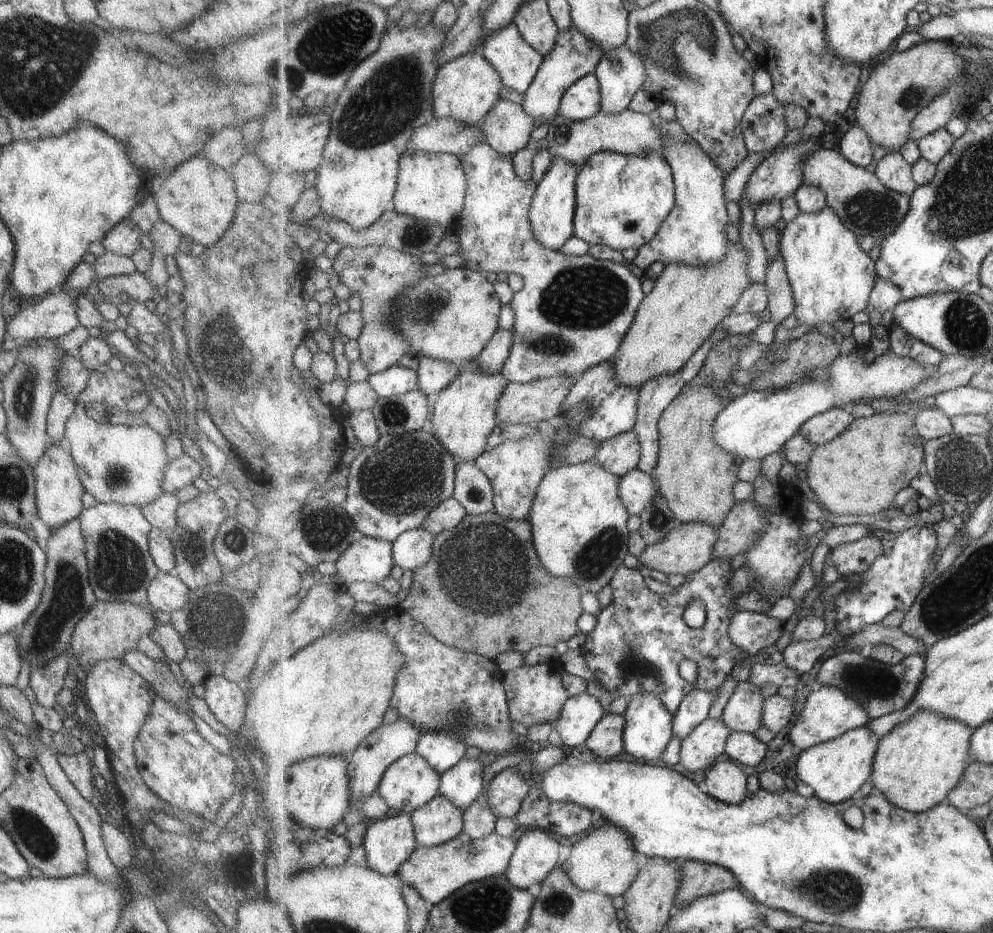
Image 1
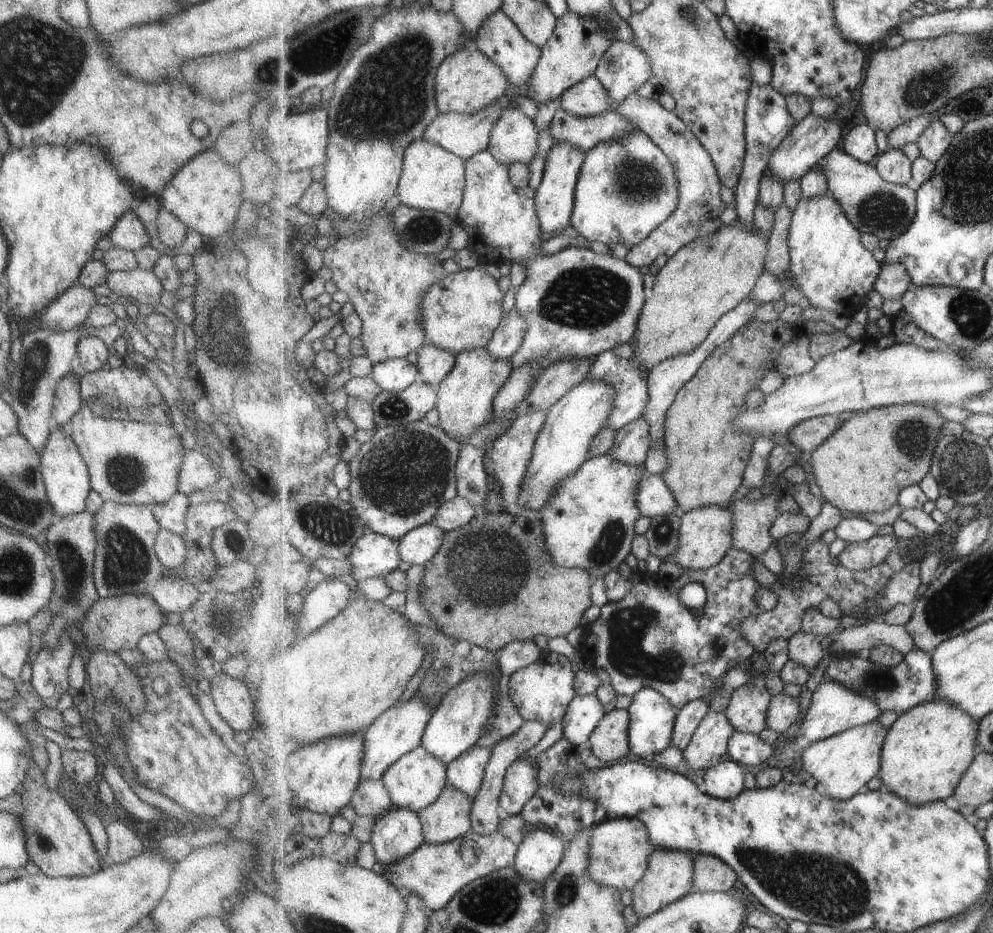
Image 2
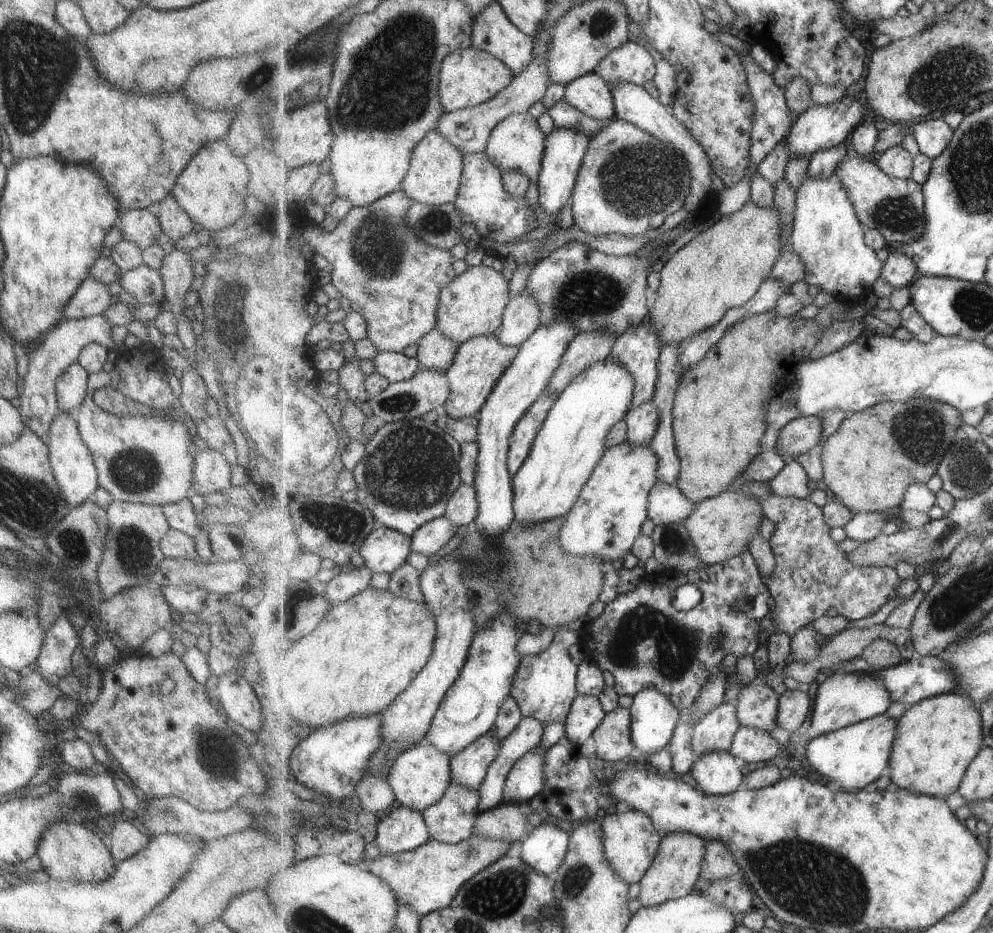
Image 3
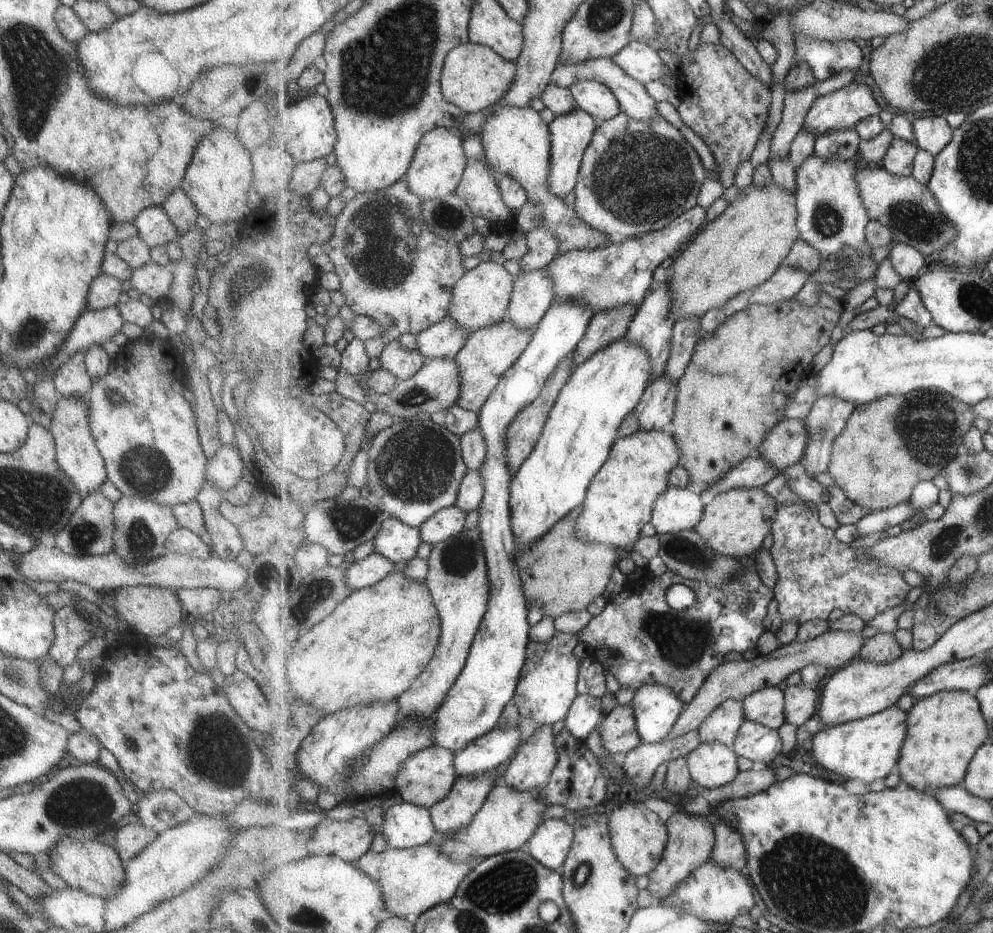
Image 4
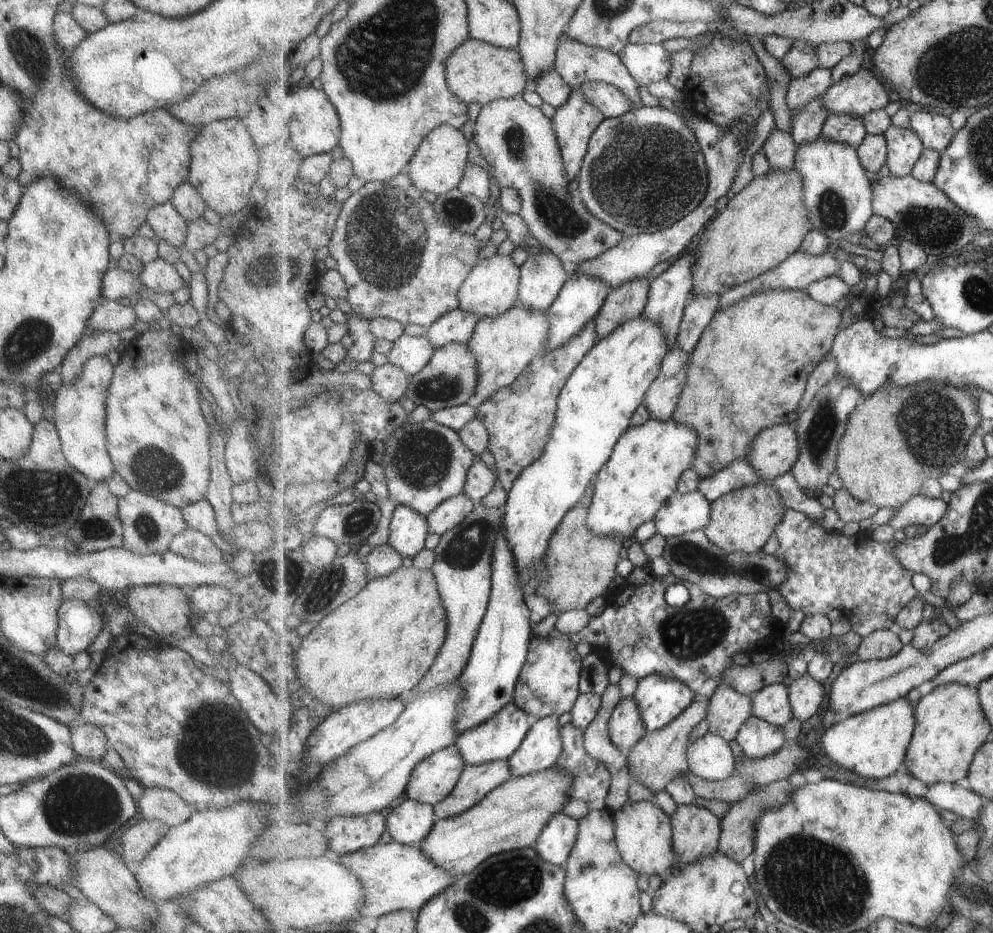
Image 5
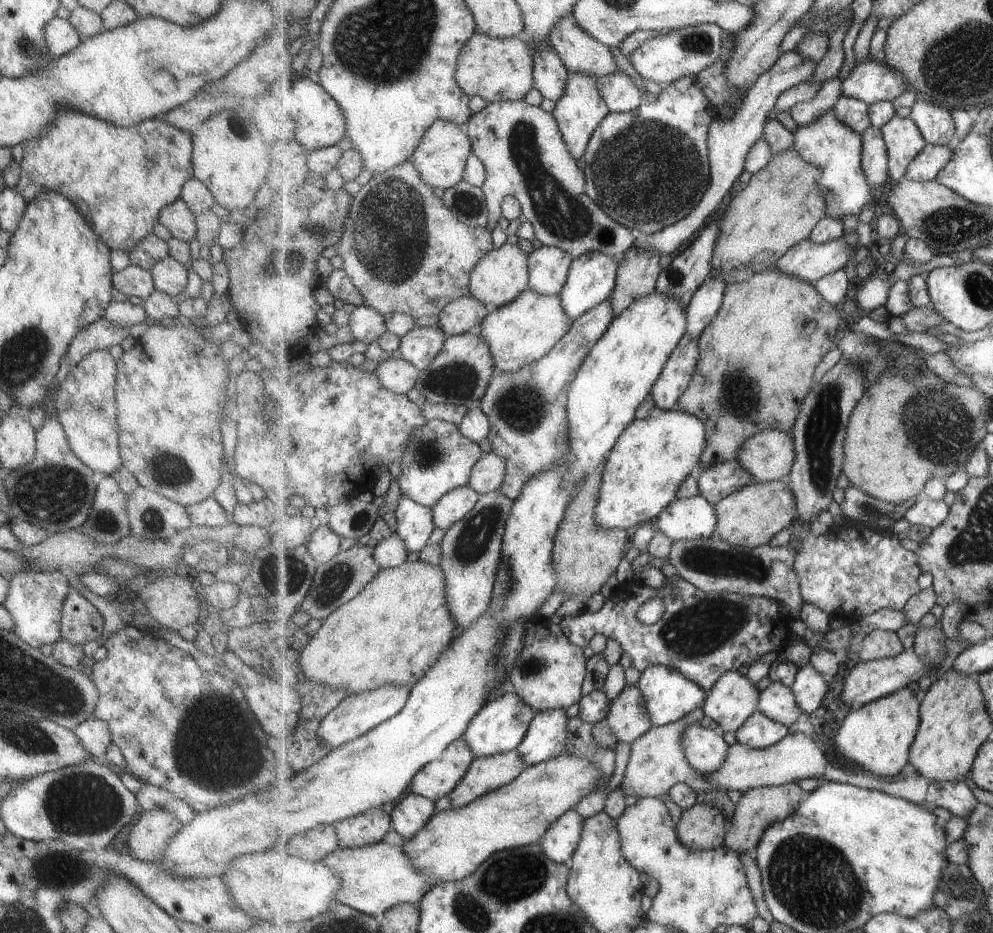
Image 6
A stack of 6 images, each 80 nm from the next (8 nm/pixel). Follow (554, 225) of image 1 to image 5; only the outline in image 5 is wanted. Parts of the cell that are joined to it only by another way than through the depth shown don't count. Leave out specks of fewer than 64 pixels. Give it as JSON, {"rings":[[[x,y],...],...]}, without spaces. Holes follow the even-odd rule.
{"rings":[[[579,86],[573,88],[569,100],[552,116],[570,181],[582,169],[590,138],[606,118],[601,109],[588,101]]]}

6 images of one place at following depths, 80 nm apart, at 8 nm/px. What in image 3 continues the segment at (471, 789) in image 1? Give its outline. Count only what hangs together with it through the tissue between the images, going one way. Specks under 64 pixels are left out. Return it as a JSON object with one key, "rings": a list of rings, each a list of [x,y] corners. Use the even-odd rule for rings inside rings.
{"rings":[[[491,733],[478,738],[450,760],[452,777],[459,784],[480,789],[491,764],[499,756],[501,741]]]}

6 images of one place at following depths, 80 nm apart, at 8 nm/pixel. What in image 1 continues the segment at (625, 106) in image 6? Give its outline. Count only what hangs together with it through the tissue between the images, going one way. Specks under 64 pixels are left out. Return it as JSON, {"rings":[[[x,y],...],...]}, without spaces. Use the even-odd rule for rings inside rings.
{"rings":[[[588,74],[570,86],[563,95],[558,114],[570,121],[584,121],[602,110],[598,75]]]}

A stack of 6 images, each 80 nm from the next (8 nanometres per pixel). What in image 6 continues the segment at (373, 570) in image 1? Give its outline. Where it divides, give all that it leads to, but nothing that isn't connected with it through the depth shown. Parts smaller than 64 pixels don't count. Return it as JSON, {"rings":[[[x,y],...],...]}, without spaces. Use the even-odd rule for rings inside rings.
{"rings":[[[402,495],[392,517],[397,518],[397,533],[410,552],[423,550],[429,545],[429,536],[438,526],[434,521],[434,509],[407,495]]]}

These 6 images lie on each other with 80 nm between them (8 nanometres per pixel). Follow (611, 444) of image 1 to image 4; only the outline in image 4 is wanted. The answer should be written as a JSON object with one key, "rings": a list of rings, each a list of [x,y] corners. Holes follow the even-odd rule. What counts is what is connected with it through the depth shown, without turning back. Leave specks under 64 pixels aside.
{"rings":[[[663,370],[655,377],[643,394],[635,413],[640,420],[640,430],[652,431],[671,428],[676,411],[679,385]]]}

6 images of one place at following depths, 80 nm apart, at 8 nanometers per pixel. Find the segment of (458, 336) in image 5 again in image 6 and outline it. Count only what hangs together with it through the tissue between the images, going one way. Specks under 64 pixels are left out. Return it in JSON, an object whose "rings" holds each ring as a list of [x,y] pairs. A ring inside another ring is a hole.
{"rings":[[[471,295],[447,305],[439,315],[439,325],[448,336],[479,329],[482,320],[491,312],[484,302]]]}

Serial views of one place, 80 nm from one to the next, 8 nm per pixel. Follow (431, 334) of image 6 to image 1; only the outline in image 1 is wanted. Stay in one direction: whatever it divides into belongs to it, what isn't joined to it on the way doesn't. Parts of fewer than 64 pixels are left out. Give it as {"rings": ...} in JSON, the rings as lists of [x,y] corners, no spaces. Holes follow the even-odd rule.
{"rings":[[[397,363],[387,370],[370,374],[369,382],[380,398],[389,398],[419,388],[419,375],[417,371]]]}

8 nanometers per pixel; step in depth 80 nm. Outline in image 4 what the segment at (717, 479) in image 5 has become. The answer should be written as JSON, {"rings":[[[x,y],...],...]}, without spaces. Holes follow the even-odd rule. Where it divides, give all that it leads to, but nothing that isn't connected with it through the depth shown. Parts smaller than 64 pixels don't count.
{"rings":[[[749,457],[734,466],[719,482],[712,484],[706,491],[706,497],[716,497],[733,489],[763,487],[779,473],[763,457]]]}

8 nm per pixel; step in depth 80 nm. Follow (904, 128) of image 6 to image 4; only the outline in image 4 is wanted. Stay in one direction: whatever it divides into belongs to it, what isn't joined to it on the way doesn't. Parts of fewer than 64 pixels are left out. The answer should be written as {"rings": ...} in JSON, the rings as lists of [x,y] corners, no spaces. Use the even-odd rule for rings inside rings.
{"rings":[[[895,137],[890,144],[881,166],[893,174],[908,177],[914,169],[916,154],[921,150],[915,142],[909,142],[905,138]]]}

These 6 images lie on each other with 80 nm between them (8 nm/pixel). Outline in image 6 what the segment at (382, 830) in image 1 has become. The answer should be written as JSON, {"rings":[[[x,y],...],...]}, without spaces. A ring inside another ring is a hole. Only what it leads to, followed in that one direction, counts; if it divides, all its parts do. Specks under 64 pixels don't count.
{"rings":[[[410,791],[395,804],[390,815],[394,822],[394,830],[408,841],[436,812],[437,806],[434,800]]]}

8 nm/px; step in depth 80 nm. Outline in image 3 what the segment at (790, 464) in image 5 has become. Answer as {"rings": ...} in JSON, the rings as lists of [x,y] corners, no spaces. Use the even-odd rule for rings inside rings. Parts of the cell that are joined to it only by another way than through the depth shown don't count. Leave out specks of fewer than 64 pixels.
{"rings":[[[803,417],[789,421],[779,430],[777,442],[778,451],[786,458],[786,462],[807,454],[819,446],[822,441],[824,422],[819,417]]]}

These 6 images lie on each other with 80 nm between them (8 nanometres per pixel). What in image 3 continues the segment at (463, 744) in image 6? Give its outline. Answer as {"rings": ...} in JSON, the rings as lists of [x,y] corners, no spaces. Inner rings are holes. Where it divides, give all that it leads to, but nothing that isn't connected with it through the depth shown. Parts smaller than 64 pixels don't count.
{"rings":[[[428,743],[407,749],[397,758],[388,776],[389,784],[393,787],[398,804],[422,812],[437,804],[445,796],[454,780],[450,760],[451,757],[446,752]]]}

